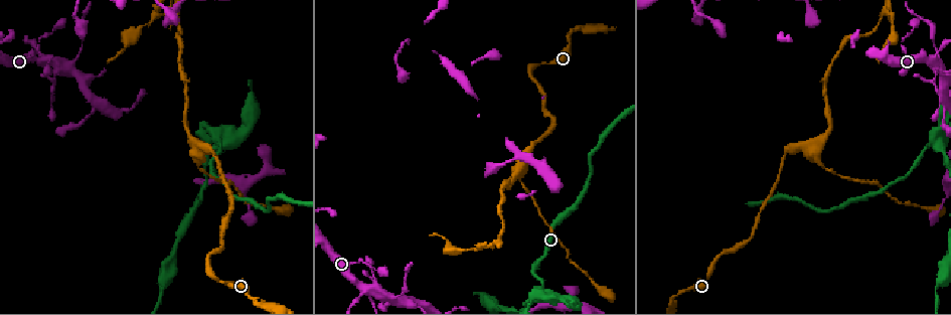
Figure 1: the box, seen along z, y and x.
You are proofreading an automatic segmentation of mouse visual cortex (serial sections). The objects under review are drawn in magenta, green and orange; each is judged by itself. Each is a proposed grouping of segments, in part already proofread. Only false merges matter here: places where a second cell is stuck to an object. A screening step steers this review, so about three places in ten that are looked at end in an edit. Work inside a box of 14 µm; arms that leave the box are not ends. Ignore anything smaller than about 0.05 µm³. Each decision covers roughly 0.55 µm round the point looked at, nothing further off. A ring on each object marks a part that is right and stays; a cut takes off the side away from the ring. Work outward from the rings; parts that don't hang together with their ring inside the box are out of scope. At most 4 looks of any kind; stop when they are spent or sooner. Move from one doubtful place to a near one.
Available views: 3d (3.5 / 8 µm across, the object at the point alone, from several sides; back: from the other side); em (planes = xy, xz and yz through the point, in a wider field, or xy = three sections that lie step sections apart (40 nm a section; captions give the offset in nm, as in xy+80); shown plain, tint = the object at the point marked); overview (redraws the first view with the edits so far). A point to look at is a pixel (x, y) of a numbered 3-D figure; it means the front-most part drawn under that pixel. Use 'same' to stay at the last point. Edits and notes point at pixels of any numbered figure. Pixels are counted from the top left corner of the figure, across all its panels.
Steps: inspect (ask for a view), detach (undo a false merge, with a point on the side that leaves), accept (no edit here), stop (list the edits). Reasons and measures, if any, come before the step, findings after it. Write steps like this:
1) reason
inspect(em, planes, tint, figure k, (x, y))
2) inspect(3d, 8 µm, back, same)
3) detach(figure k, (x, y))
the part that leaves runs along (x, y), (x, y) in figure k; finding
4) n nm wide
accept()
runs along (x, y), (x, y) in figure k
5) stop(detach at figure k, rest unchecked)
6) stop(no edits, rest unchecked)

sudden change in width
inspect(3d, 3.5 µm, figure 1, (821, 165))

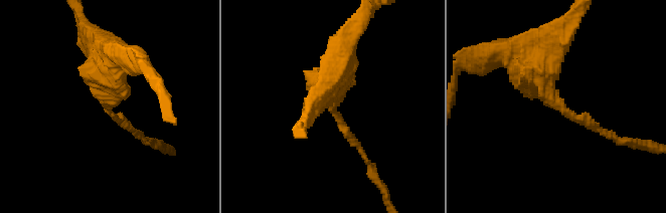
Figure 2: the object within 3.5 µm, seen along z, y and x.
arms of 150, 450 nm; now the EM
inspect(em, xy, step 3, tint, figure 2, (553, 100))

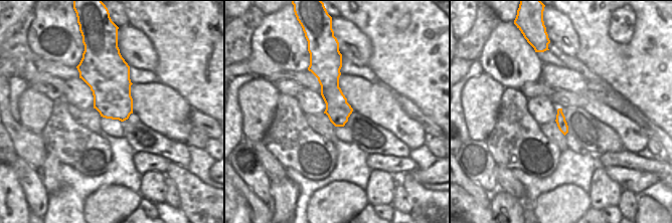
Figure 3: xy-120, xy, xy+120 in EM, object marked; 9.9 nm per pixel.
accept()
runs along (511, 53), (523, 53), (554, 99), (601, 131) in figure 2; one cell here

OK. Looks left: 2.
sharp bend
inspect(3d, 3.5 µm, figure 1, (935, 137))

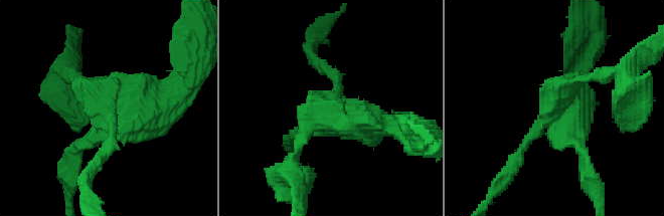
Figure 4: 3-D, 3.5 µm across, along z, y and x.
now the EM
inspect(em, xy, step 5, tint, figure 4, (555, 111))

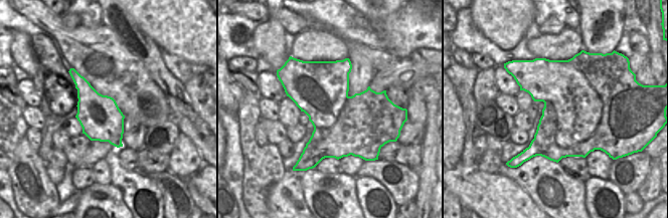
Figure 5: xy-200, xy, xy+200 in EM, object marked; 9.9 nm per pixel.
600 nm wide
detach(figure 4, (384, 119))
the part that leaves runs along (563, 119), (598, 193) in figure 4; two cells meet here

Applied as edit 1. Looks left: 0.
stop(detach at figure 4, rest unchecked)

